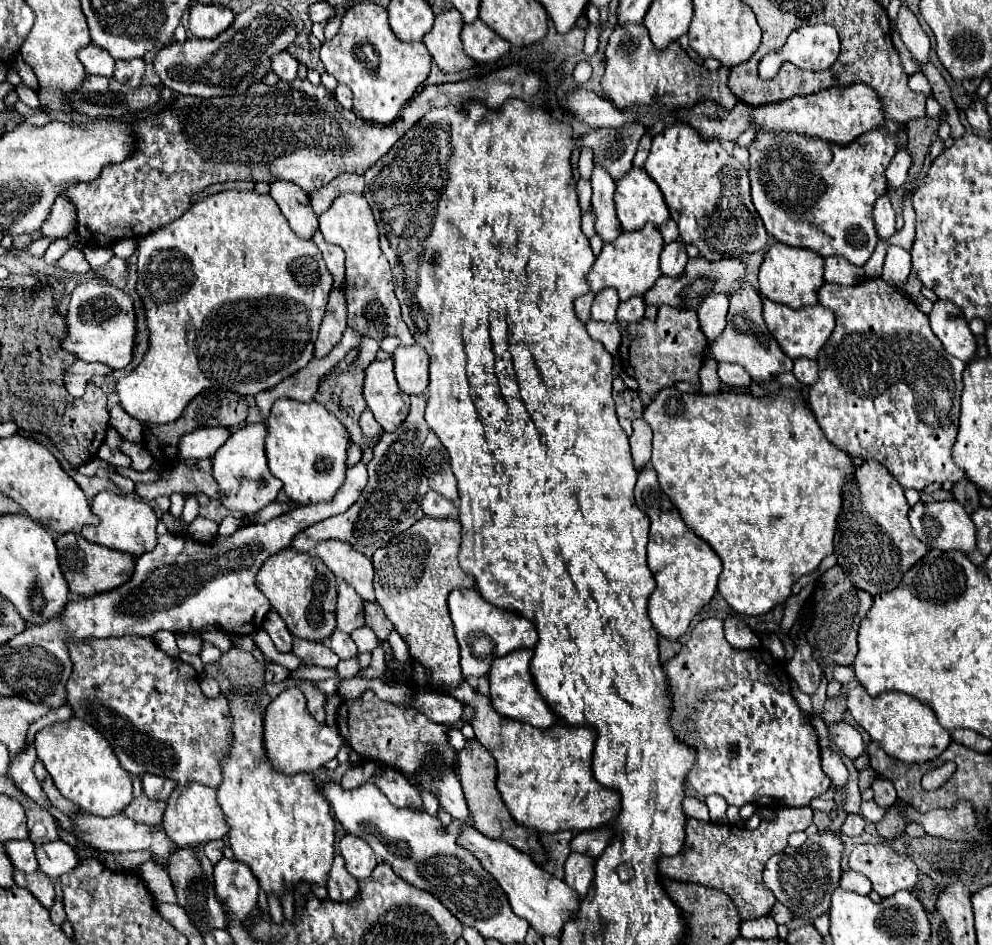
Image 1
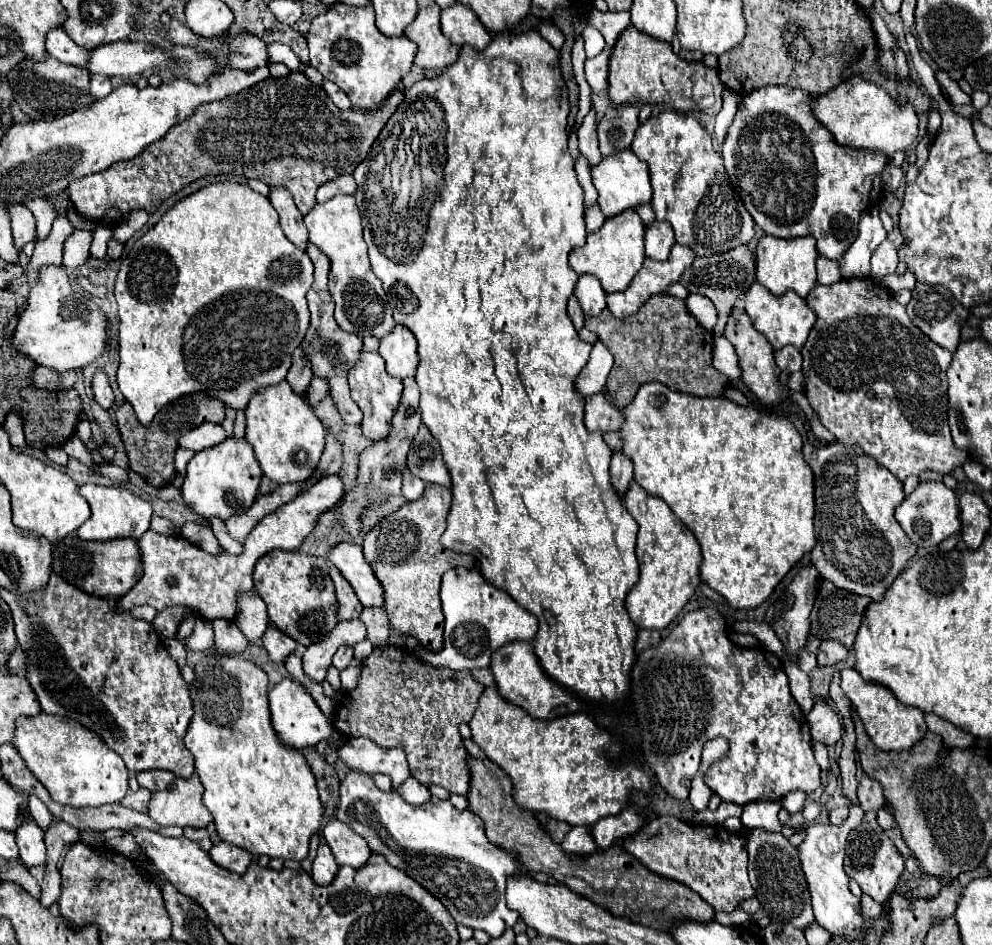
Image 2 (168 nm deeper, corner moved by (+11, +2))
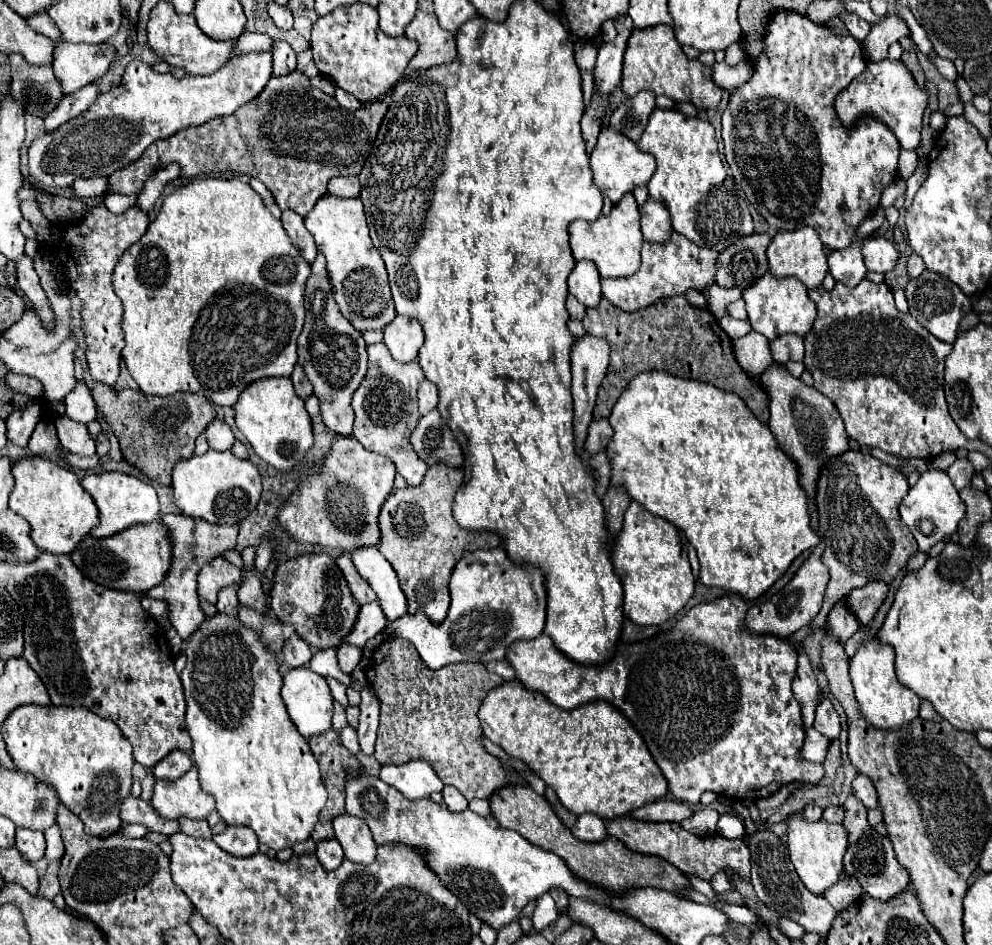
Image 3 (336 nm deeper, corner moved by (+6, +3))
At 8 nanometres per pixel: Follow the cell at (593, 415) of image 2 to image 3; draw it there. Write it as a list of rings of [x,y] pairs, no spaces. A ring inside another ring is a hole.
[[[593,419],[589,425],[587,441],[585,441],[585,453],[595,455],[597,451],[605,449],[611,435],[613,435],[613,429],[611,429],[611,423],[607,419]]]

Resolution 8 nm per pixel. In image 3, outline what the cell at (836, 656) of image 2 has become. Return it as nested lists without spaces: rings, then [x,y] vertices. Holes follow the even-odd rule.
[[[841,603],[835,605],[829,613],[825,633],[837,637],[841,643],[845,643],[849,637],[853,637],[859,631],[859,621],[853,617],[853,613]]]

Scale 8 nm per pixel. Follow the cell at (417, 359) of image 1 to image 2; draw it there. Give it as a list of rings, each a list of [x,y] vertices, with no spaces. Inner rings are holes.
[[[396,324],[394,330],[390,330],[380,340],[380,356],[386,360],[388,374],[396,378],[414,376],[416,366],[418,366],[416,348],[418,344],[416,344],[414,334],[406,326]]]

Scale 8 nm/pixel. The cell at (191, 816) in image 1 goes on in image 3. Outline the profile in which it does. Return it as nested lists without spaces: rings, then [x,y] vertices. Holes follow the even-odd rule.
[[[195,765],[177,781],[155,781],[153,809],[165,819],[207,819],[215,809],[215,801],[207,795],[197,779]]]

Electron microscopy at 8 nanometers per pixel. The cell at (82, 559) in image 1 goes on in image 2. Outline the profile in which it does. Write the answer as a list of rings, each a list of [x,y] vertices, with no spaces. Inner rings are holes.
[[[76,534],[66,536],[52,552],[52,570],[66,582],[100,598],[122,598],[142,576],[140,548],[134,538],[118,538],[106,542],[84,542]]]

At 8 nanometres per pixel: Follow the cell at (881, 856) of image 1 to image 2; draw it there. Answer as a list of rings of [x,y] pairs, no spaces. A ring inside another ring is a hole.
[[[866,812],[860,826],[850,832],[846,842],[846,856],[844,856],[844,872],[848,878],[856,880],[864,894],[886,906],[890,902],[890,896],[894,892],[894,886],[898,878],[904,872],[904,858],[894,846],[894,842],[884,834],[884,830],[876,822],[874,812]]]

